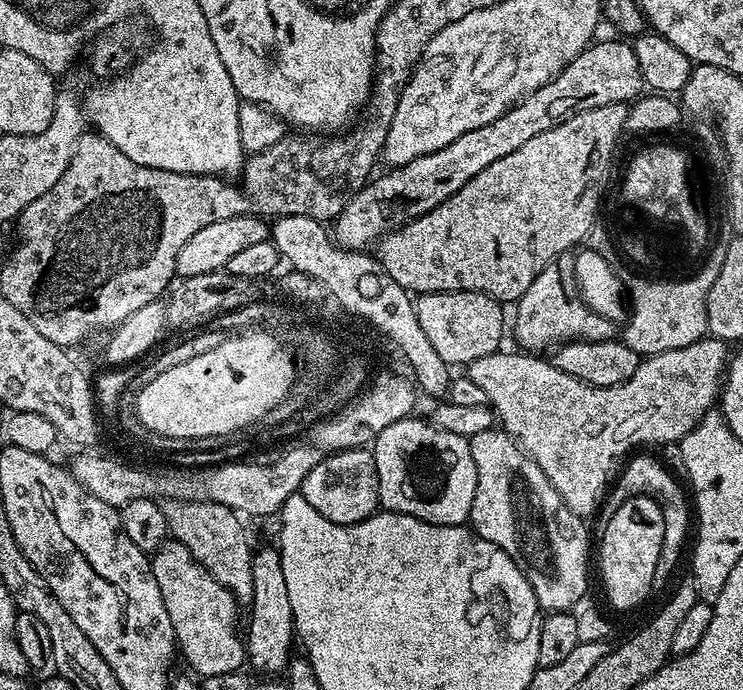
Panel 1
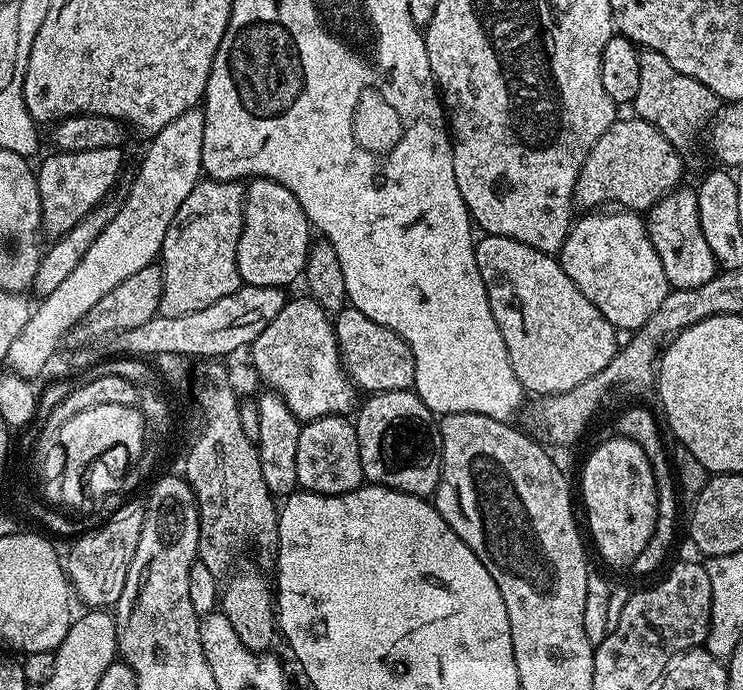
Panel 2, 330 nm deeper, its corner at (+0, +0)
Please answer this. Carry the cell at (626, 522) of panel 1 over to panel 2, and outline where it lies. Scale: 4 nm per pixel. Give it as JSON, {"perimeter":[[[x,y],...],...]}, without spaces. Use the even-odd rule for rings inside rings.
{"perimeter":[[[613,435],[612,440],[604,440],[588,456],[584,464],[584,473],[580,476],[580,492],[584,495],[584,508],[588,511],[588,528],[592,531],[592,540],[600,551],[600,556],[616,568],[627,569],[636,561],[638,554],[646,550],[646,542],[654,534],[656,525],[656,479],[650,462],[633,440]]]}

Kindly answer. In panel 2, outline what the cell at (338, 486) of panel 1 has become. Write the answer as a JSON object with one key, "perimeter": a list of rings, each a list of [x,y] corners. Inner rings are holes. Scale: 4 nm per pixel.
{"perimeter":[[[347,415],[309,420],[298,434],[297,485],[303,491],[333,496],[346,494],[365,483],[362,454],[358,454],[356,425]]]}

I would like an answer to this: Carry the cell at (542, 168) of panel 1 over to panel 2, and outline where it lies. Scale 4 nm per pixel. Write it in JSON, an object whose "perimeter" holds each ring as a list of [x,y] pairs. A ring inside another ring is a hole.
{"perimeter":[[[618,118],[598,138],[586,158],[586,162],[580,167],[578,182],[576,183],[575,203],[584,207],[584,210],[596,210],[601,206],[619,206],[624,210],[631,210],[641,214],[647,213],[663,196],[676,191],[680,180],[684,176],[684,164],[680,161],[681,153],[660,133],[650,122],[639,118],[624,120]]]}

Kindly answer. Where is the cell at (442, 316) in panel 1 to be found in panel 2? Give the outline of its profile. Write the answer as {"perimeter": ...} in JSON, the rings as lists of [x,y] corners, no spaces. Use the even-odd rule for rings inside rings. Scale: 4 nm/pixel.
{"perimeter":[[[345,306],[335,313],[334,327],[344,368],[361,393],[406,392],[415,385],[414,354],[408,343],[394,330],[366,318],[366,314],[351,306]]]}

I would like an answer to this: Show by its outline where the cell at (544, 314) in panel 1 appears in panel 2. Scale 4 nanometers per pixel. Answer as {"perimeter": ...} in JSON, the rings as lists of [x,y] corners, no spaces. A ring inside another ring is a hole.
{"perimeter":[[[592,210],[584,217],[573,223],[568,237],[564,239],[560,247],[558,259],[562,270],[570,277],[570,282],[598,306],[600,313],[617,330],[635,330],[641,328],[662,306],[666,294],[670,291],[670,285],[666,278],[666,270],[662,270],[662,258],[658,258],[658,250],[654,250],[654,242],[650,242],[648,225],[645,217],[639,212],[631,210]]]}

